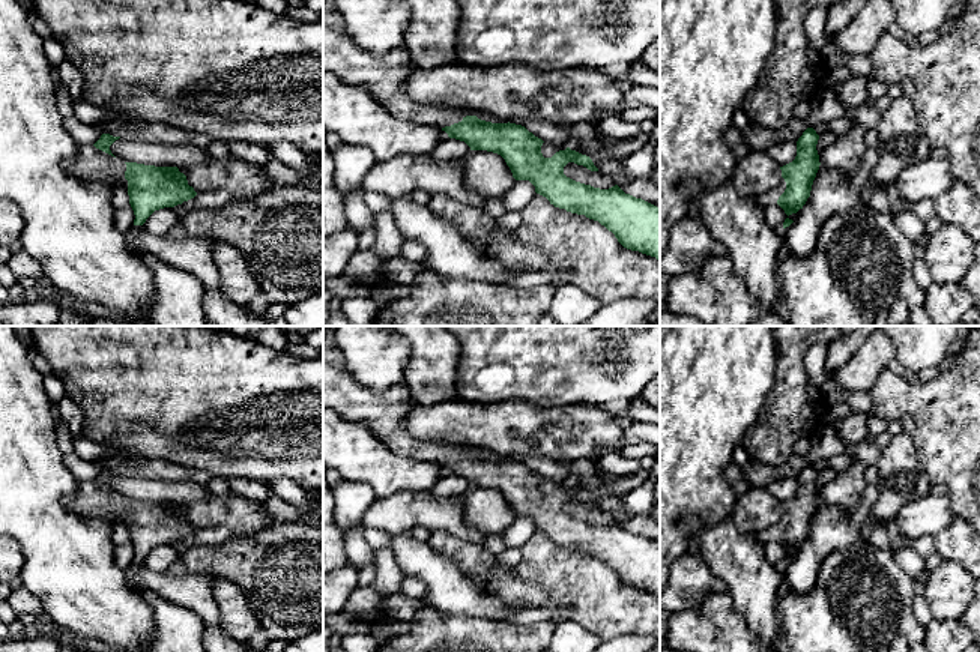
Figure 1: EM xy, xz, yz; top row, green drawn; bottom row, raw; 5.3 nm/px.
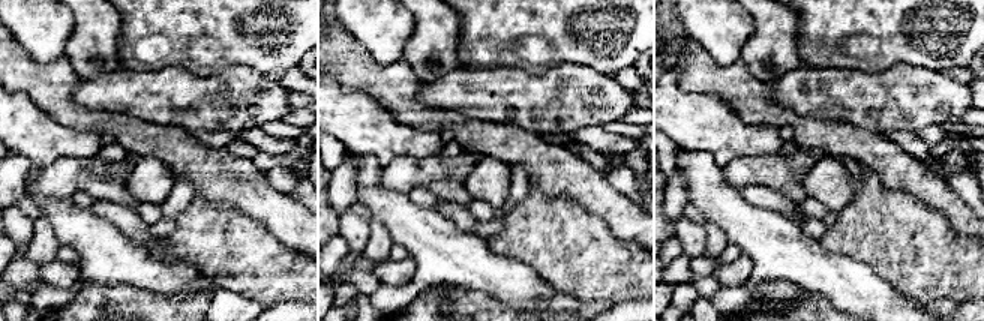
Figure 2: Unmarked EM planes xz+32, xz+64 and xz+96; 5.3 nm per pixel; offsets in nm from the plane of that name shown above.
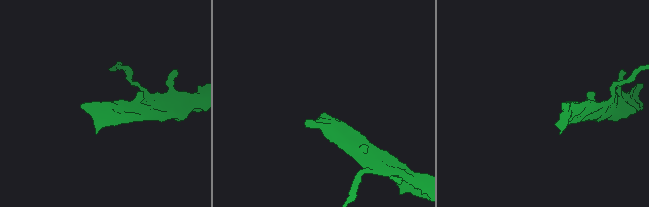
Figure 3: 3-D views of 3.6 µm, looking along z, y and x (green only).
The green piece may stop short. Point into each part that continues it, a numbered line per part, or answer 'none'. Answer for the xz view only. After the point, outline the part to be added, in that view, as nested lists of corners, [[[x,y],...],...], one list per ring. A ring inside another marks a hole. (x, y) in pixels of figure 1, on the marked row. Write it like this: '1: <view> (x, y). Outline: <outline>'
1: xz (385, 77). Outline: [[[323,0],[323,72],[335,74],[347,86],[367,87],[371,96],[398,119],[410,120],[422,126],[437,128],[461,122],[467,116],[464,110],[424,105],[406,95],[404,86],[413,68],[415,66],[406,48],[391,51],[386,56],[377,56],[355,44],[344,30],[343,21],[334,9],[332,2]]]

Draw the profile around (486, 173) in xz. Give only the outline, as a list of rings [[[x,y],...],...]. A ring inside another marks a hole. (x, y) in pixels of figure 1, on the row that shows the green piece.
[[[470,150],[461,158],[463,182],[485,198],[502,198],[516,183],[505,159],[493,152]]]

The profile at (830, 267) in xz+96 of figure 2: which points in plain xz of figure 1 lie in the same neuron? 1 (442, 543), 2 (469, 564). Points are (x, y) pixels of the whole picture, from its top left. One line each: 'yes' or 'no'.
1: no
2: no

